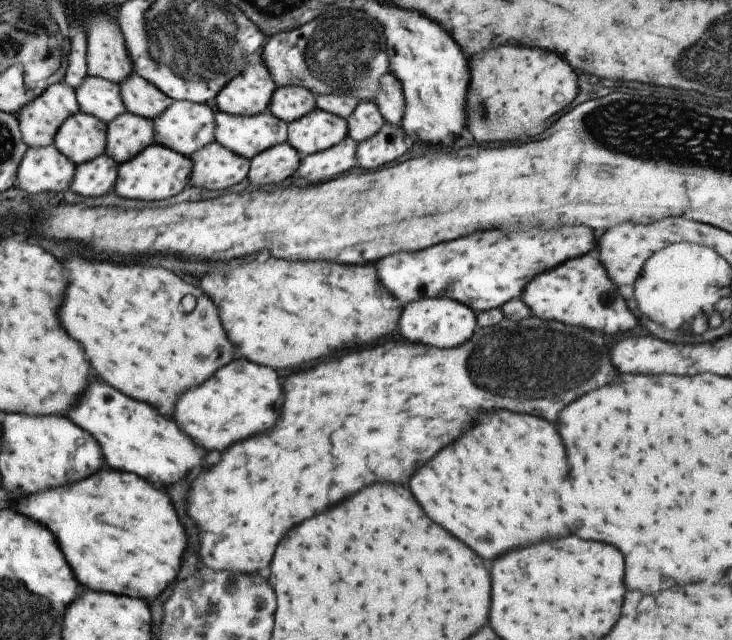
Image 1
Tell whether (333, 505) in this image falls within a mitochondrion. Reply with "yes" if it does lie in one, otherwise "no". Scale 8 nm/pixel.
no

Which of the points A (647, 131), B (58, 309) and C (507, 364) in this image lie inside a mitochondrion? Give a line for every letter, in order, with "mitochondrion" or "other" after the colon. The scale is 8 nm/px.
A: mitochondrion
B: other
C: mitochondrion

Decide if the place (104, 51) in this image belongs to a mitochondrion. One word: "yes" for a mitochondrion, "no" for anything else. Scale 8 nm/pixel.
no

